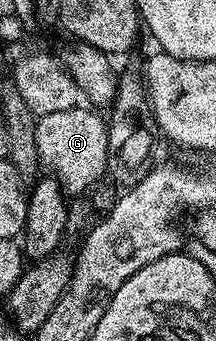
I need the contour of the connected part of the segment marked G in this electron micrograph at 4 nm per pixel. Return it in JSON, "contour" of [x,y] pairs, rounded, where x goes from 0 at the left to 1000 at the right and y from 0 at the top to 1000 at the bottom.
{"contour":[[[356,314],[324,326],[208,331],[167,358],[157,419],[185,484],[222,493],[218,504],[273,531],[301,569],[389,572],[407,543],[435,540],[500,496],[505,358],[440,328],[458,331],[426,314]]]}

